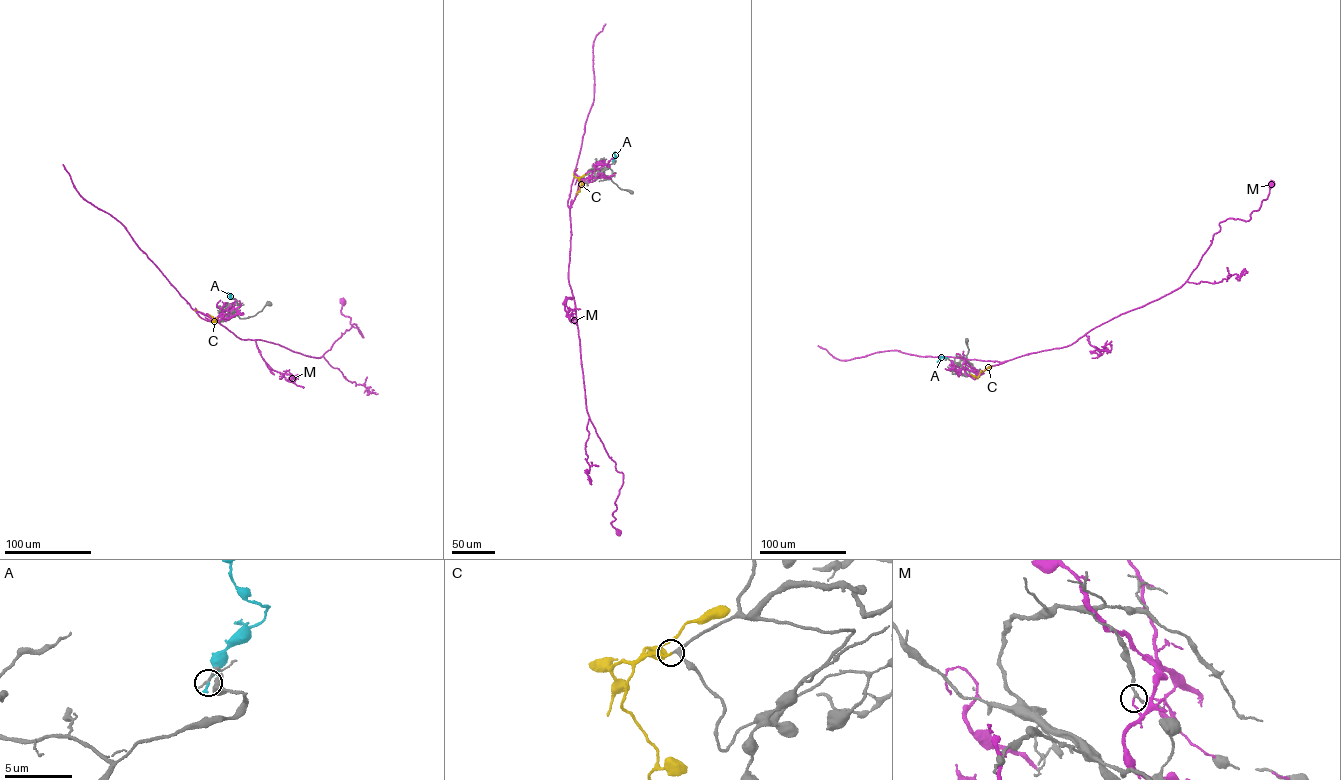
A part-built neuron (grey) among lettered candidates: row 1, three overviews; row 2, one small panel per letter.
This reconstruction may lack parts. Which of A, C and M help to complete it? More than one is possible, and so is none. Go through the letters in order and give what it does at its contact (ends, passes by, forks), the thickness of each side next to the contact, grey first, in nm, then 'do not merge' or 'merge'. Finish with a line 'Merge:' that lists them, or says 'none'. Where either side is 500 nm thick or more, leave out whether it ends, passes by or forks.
A: it ends; calibres 180 and 220 nm; do not merge
C: it ends; calibres 220 and 160 nm; merge
M: it ends; calibres 140 and 80 nm; do not merge
Merge: C

